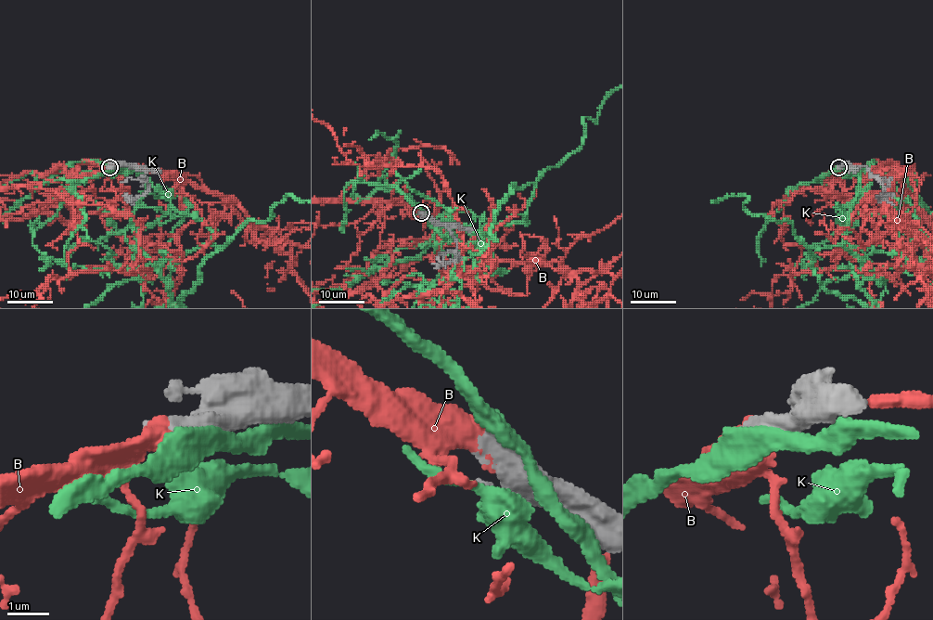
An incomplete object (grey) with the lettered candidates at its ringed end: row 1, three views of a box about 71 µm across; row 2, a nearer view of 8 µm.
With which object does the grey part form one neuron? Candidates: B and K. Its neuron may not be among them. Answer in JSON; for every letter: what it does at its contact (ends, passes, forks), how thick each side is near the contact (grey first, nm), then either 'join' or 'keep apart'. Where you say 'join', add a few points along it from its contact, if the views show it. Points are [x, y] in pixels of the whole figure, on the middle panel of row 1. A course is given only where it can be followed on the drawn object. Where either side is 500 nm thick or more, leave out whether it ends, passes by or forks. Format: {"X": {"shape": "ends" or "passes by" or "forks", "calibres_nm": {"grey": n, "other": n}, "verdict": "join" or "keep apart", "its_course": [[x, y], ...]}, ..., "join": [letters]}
{"B": {"calibres_nm": {"grey": 650, "other": 600}, "verdict": "join"}, "K": {"calibres_nm": {"grey": 600, "other": 380}, "verdict": "keep apart"}, "join": ["B"]}

